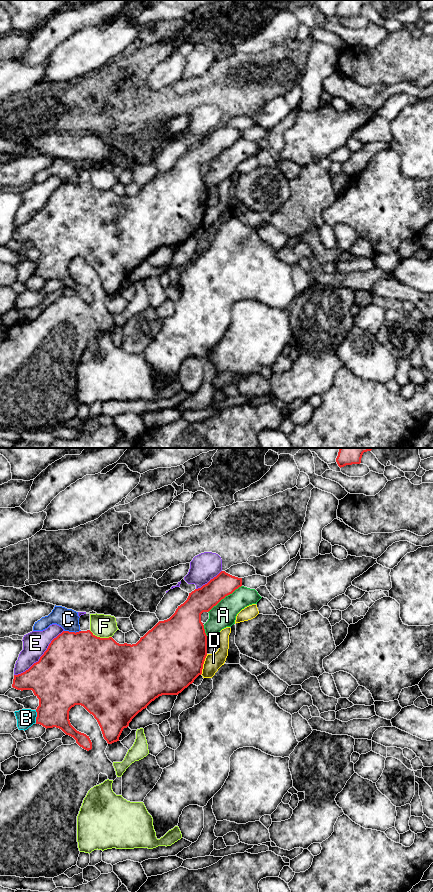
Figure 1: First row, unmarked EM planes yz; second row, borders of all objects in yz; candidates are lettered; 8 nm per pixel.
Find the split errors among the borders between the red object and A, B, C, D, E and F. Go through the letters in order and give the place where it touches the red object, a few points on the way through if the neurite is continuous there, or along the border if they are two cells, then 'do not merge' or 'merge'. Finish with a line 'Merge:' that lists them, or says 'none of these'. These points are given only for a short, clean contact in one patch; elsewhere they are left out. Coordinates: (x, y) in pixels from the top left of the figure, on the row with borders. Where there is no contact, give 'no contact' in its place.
A: contact yz (224, 597); do not merge
B: contact yz (37, 716); do not merge
C: contact yz (72, 632); do not merge
D: contact yz (203, 663); border yz (207, 654), (200, 674); do not merge
E: contact yz (40, 657); do not merge
F: contact yz (99, 637); do not merge
Merge: none of these

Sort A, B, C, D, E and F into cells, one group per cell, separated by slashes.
A / B / C / D / E / F

